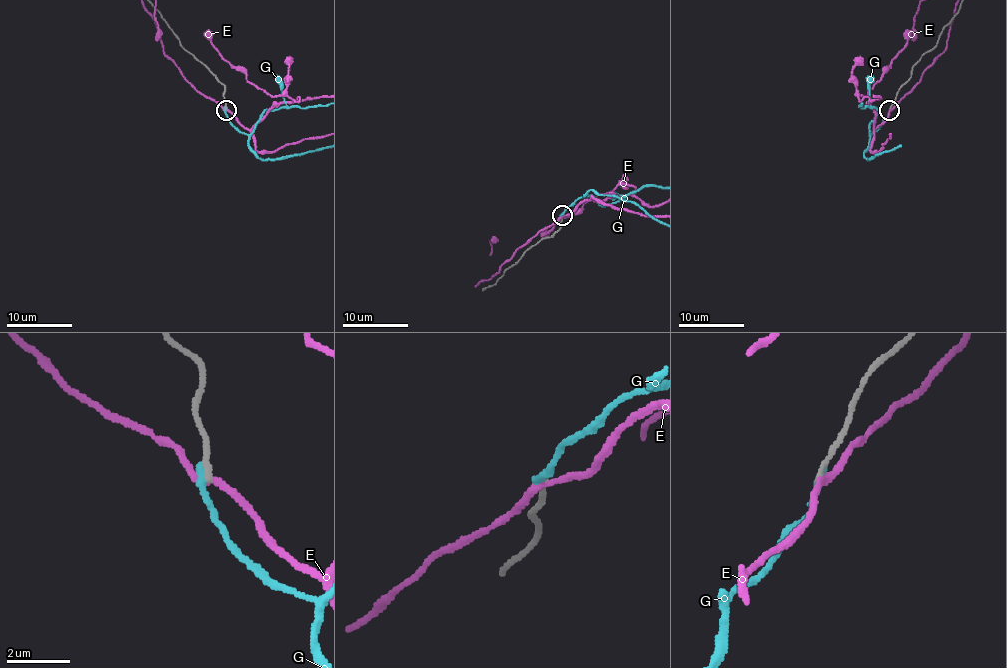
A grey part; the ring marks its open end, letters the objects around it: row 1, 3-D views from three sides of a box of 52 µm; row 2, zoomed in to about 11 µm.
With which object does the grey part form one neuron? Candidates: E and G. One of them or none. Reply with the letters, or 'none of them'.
none of them

